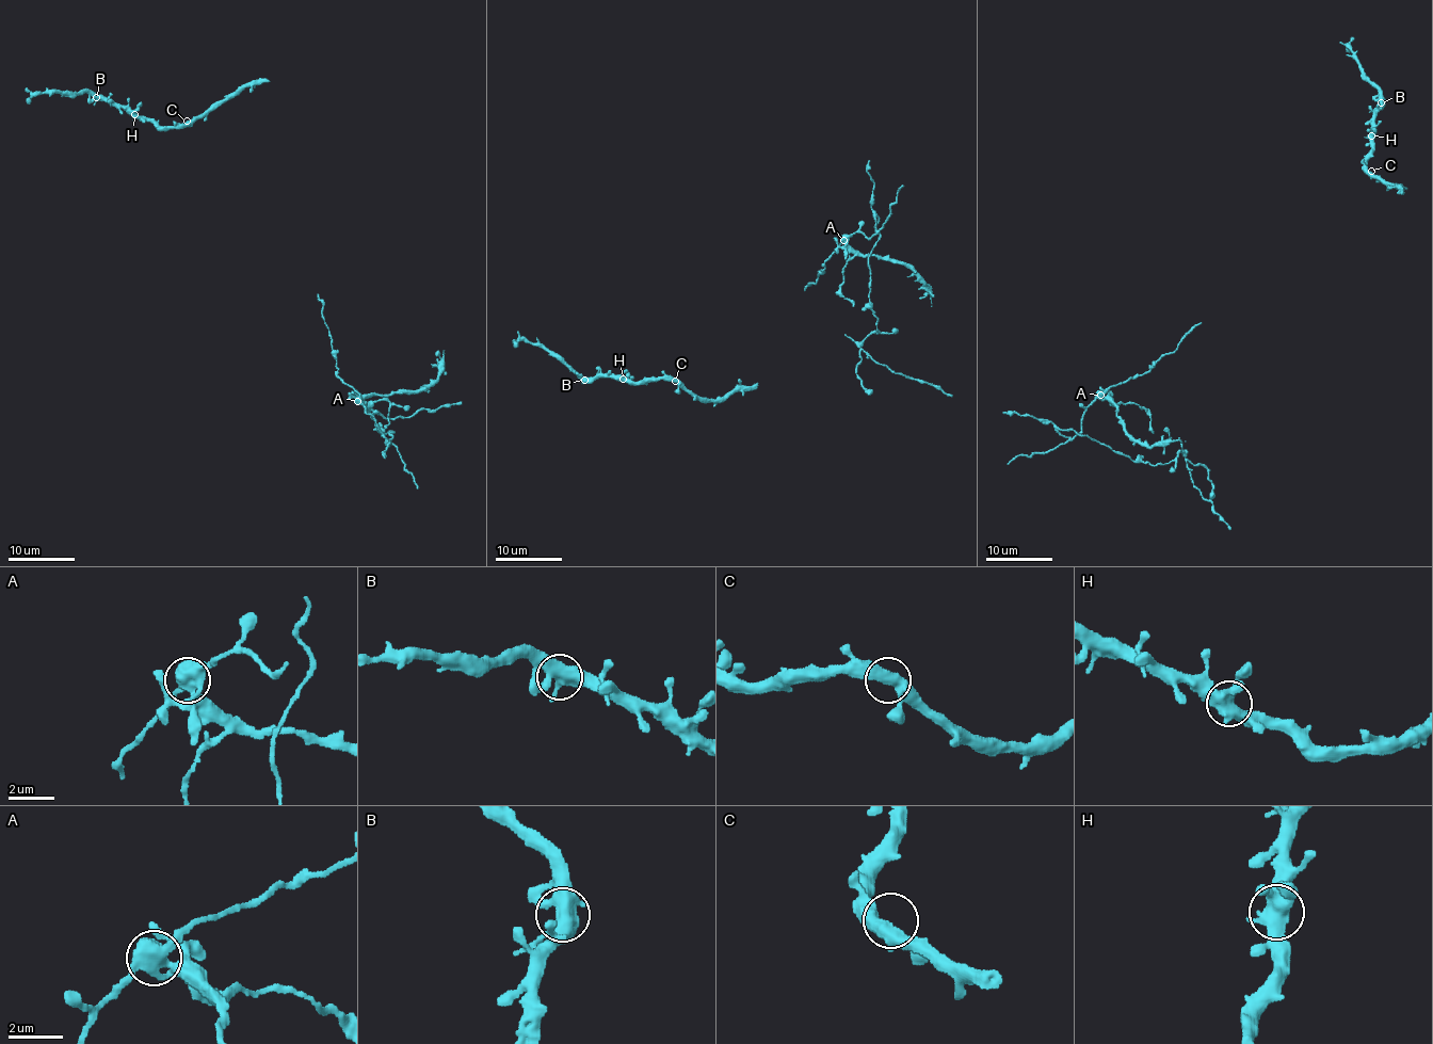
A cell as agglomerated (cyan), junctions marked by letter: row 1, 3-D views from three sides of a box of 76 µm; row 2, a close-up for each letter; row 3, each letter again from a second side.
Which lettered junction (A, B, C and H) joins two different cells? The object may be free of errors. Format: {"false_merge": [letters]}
{"false_merge": ["A"]}

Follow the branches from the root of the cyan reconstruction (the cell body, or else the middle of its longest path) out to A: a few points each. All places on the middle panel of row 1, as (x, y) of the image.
A: (817, 280), (817, 275), (824, 269), (824, 260), (844, 240)

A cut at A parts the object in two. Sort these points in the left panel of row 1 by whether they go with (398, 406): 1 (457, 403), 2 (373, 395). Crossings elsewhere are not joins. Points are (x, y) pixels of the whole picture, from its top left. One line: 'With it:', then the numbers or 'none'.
With it: 1

